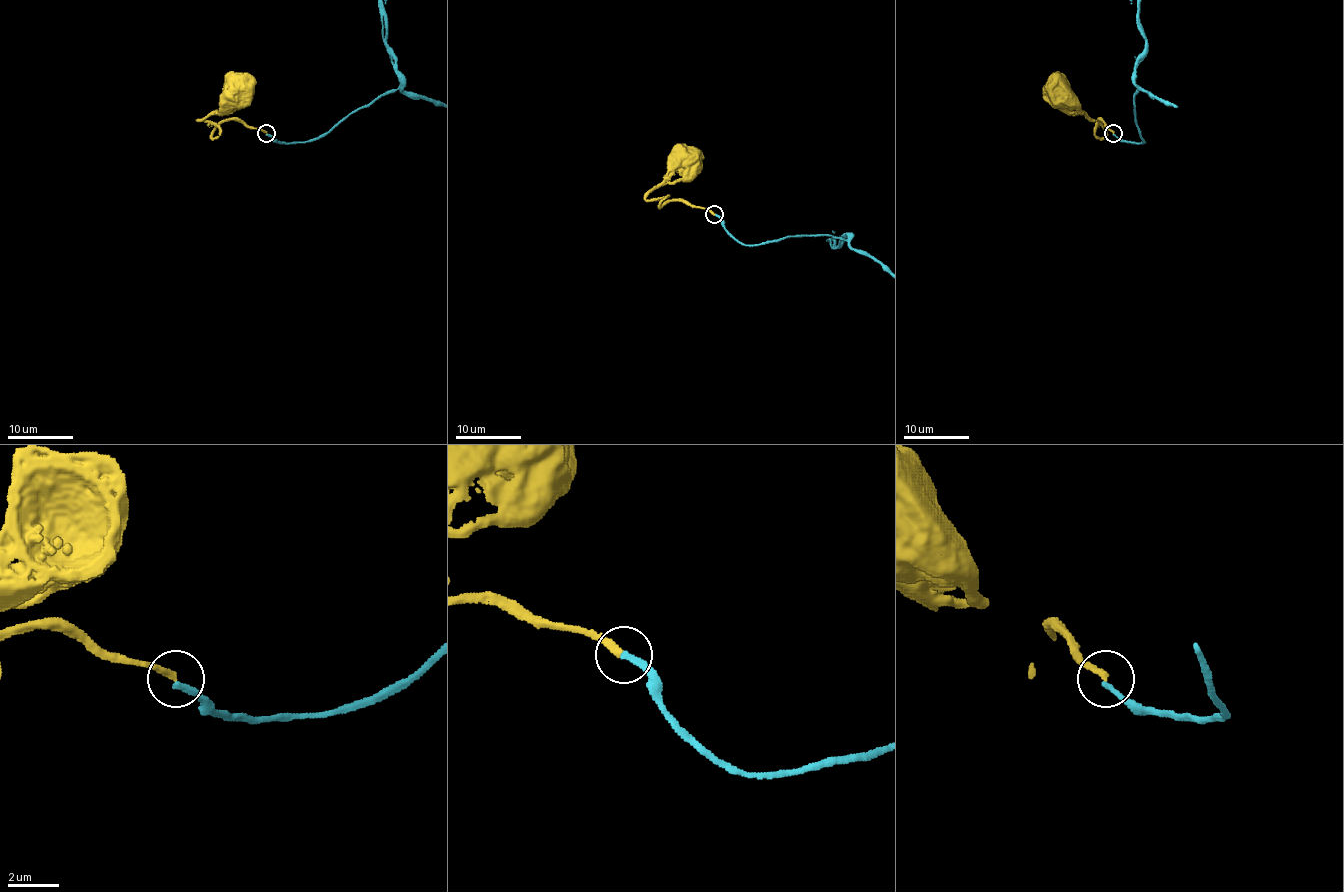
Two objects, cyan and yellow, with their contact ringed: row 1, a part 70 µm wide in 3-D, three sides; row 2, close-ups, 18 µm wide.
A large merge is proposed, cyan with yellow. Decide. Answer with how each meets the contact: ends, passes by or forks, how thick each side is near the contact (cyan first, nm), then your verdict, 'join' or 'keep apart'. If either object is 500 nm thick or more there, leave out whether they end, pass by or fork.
cyan ends there; yellow ends there; 240 nm thick on the cyan side, 280 nm on the other; keep apart

